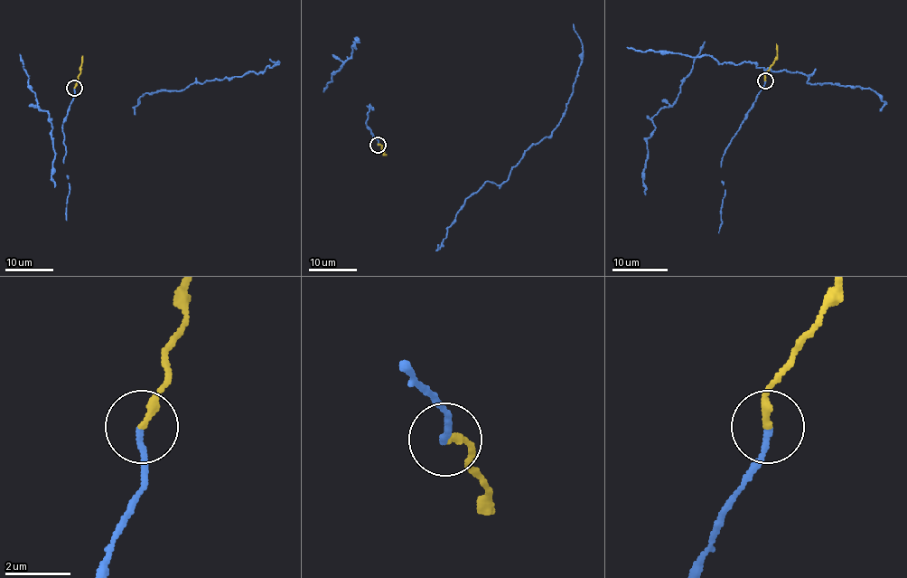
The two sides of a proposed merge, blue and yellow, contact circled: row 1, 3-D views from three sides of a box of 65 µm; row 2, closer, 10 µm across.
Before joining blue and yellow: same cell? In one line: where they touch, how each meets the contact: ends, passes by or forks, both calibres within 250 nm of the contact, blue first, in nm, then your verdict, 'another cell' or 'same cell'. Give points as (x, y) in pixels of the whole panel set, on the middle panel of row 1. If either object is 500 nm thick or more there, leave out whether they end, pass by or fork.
at (378, 145); blue ends there; yellow ends there; 190 nm thick on the blue side, 240 nm on the other; same cell

